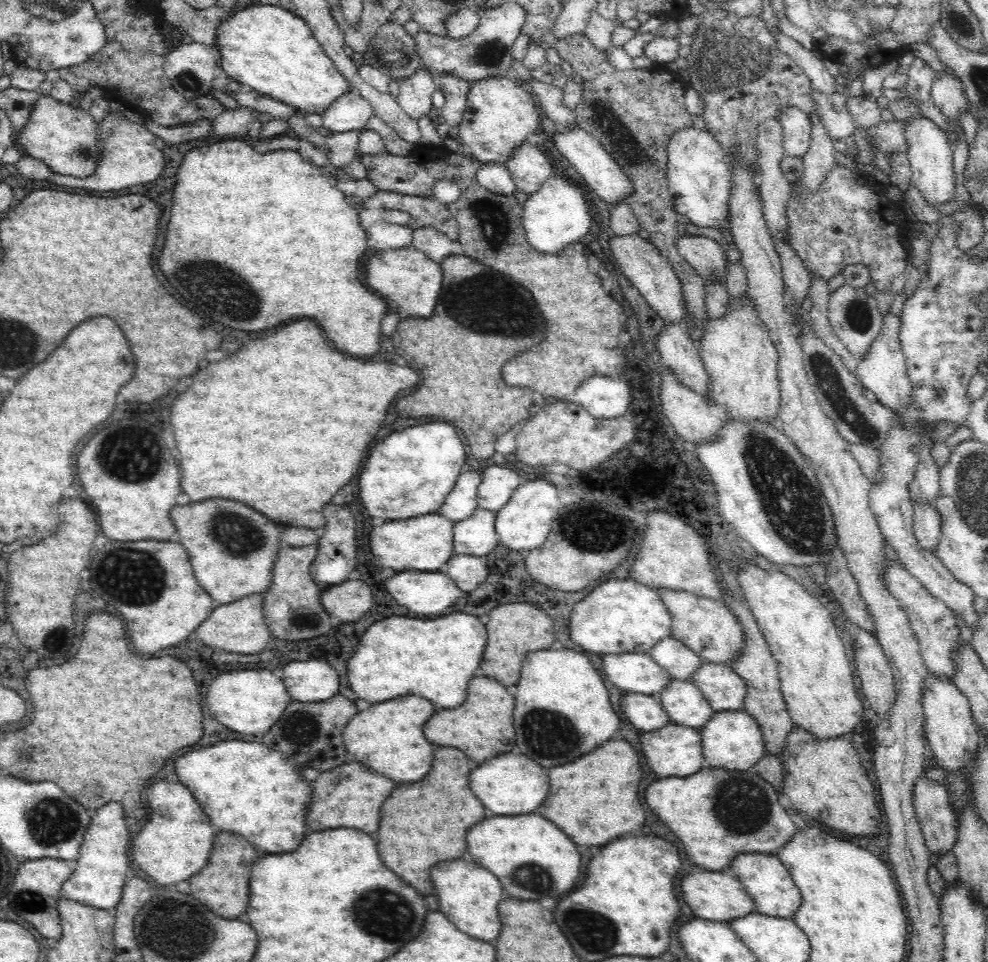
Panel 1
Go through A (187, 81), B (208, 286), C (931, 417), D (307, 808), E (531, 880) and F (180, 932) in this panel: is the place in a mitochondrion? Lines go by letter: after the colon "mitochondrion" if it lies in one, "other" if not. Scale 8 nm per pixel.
A: mitochondrion
B: mitochondrion
C: mitochondrion
D: other
E: mitochondrion
F: mitochondrion

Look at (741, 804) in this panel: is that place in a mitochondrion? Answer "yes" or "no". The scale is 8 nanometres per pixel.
yes

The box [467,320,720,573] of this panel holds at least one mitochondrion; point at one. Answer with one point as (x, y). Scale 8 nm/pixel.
(588, 534)

